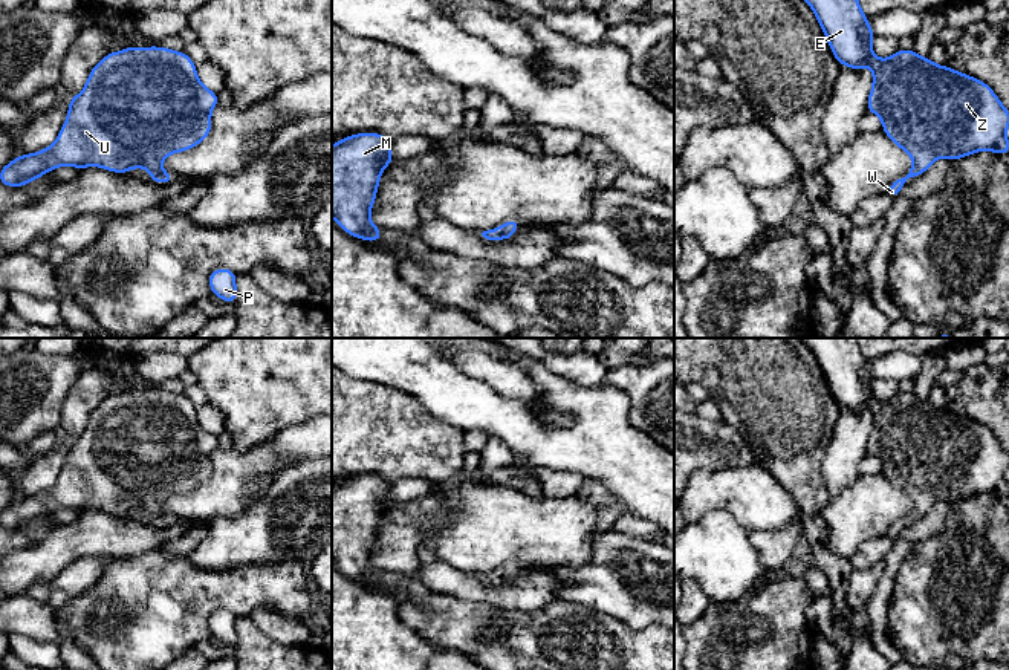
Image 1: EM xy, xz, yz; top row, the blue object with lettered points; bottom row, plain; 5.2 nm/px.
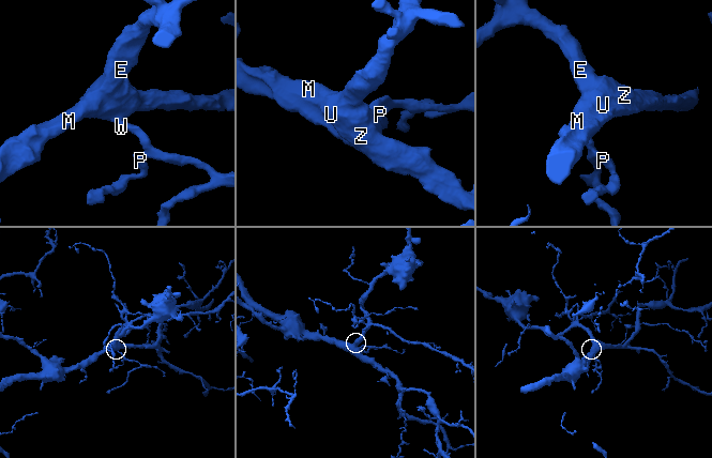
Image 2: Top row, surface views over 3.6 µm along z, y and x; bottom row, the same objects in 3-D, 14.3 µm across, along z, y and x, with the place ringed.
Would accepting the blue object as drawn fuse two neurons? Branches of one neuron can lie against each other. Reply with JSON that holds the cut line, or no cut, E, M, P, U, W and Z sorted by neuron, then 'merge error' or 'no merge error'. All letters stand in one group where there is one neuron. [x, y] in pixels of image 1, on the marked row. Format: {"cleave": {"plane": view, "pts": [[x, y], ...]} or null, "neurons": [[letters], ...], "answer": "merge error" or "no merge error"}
{"cleave": null, "neurons": [["E", "M", "P", "U", "W", "Z"]], "answer": "no merge error"}

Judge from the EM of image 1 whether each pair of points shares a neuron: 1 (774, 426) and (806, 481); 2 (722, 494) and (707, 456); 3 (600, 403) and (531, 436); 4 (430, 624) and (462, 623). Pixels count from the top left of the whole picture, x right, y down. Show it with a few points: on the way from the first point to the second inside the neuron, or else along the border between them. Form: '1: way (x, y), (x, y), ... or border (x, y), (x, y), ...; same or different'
1: way (788, 439), (798, 467); same
2: border (748, 465), (723, 470), (696, 468), (690, 474); different
3: way (584, 419), (567, 436), (548, 436); same
4: way (437, 623), (454, 623); same

